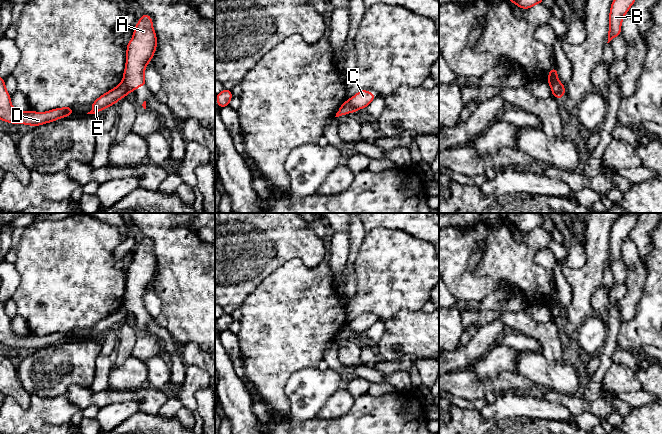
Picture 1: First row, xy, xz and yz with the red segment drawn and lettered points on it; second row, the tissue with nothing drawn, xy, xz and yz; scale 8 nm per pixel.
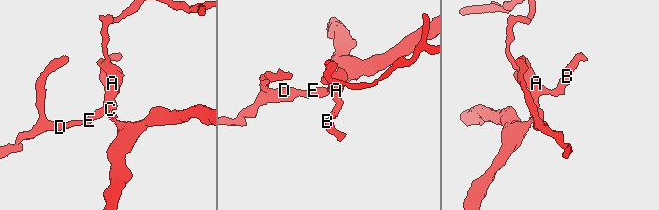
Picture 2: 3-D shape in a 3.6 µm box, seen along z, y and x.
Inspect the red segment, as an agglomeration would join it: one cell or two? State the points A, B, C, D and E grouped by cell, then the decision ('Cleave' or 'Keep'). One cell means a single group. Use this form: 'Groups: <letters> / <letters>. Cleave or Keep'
Groups: A B C / D E. Cleave

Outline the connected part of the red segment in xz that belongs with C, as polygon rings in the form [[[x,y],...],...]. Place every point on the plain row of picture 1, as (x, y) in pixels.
[[[366,313],[359,315],[348,325],[352,330],[354,337],[361,332],[366,332],[374,323],[375,318],[368,316]]]

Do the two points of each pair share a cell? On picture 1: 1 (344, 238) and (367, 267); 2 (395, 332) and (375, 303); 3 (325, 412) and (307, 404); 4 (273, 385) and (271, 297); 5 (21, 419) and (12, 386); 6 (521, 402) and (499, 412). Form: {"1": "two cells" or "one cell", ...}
{"1": "two cells", "2": "two cells", "3": "two cells", "4": "one cell", "5": "two cells", "6": "one cell"}

